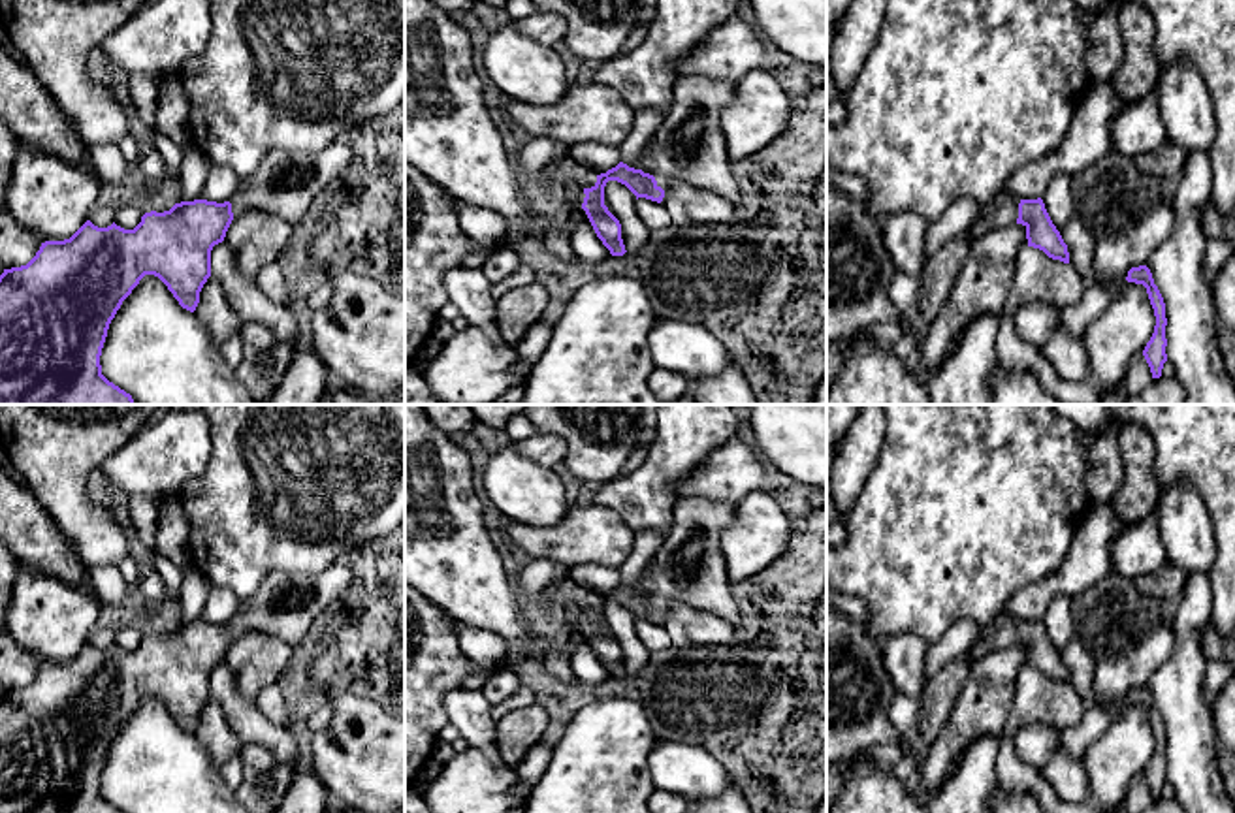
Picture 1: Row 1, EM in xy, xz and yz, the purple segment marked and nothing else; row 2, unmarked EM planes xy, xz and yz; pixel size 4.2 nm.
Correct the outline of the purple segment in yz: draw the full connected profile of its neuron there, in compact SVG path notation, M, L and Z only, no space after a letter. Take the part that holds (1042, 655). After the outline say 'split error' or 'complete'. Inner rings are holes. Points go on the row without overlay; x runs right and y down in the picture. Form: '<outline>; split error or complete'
M1000 612L988 623L981 625L981 636L968 647L966 655L973 664L988 653L1015 644L1026 649L1028 668L1043 672L1052 681L1069 685L1067 666L1052 646L1041 619L1018 621L1013 615Z; split error

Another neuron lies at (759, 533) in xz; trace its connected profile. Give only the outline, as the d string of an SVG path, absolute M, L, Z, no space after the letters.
M753 491L734 506L732 519L721 531L729 578L740 583L781 559L791 550L791 521L779 502L766 491Z

